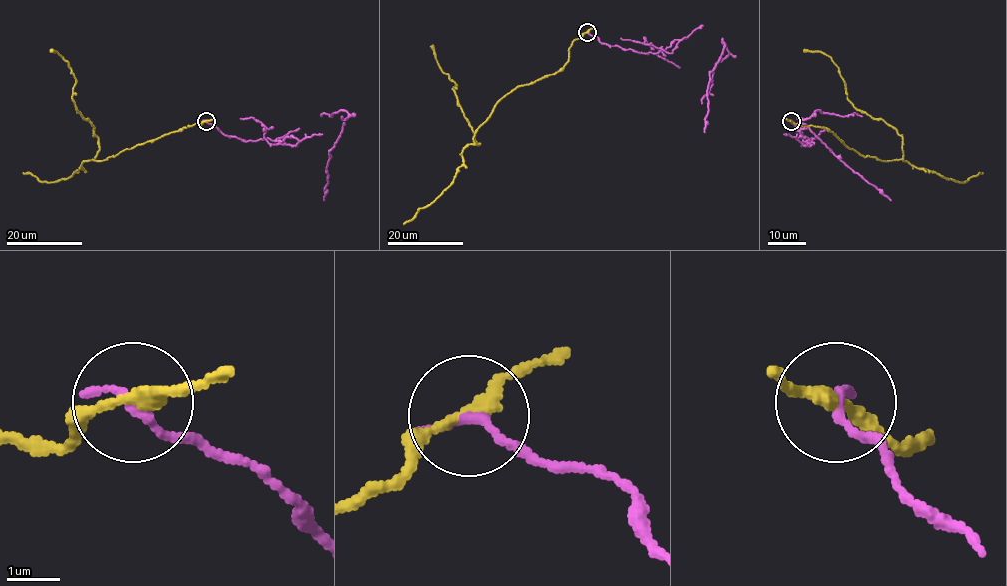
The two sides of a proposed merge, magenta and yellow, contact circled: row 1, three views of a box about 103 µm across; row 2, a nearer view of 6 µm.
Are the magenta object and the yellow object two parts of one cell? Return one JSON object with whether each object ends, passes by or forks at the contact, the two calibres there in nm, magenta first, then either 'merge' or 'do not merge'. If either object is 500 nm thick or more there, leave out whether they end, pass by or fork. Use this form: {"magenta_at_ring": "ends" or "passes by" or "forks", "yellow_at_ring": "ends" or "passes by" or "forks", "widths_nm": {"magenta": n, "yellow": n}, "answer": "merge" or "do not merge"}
{"magenta_at_ring": "ends", "yellow_at_ring": "passes by", "widths_nm": {"magenta": 200, "yellow": 220}, "answer": "do not merge"}

